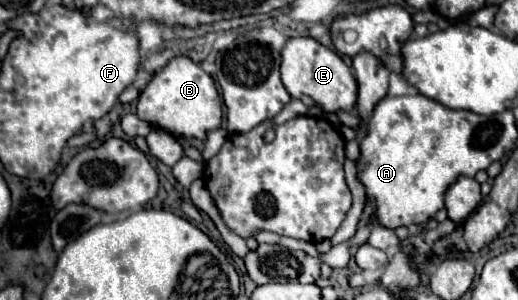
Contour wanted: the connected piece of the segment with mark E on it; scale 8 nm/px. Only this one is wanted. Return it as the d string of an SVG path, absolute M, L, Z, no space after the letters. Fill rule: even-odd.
M291 38L281 52L283 84L293 98L309 100L307 106L319 104L325 112L347 110L351 112L357 104L357 80L351 68L329 48L313 38Z

